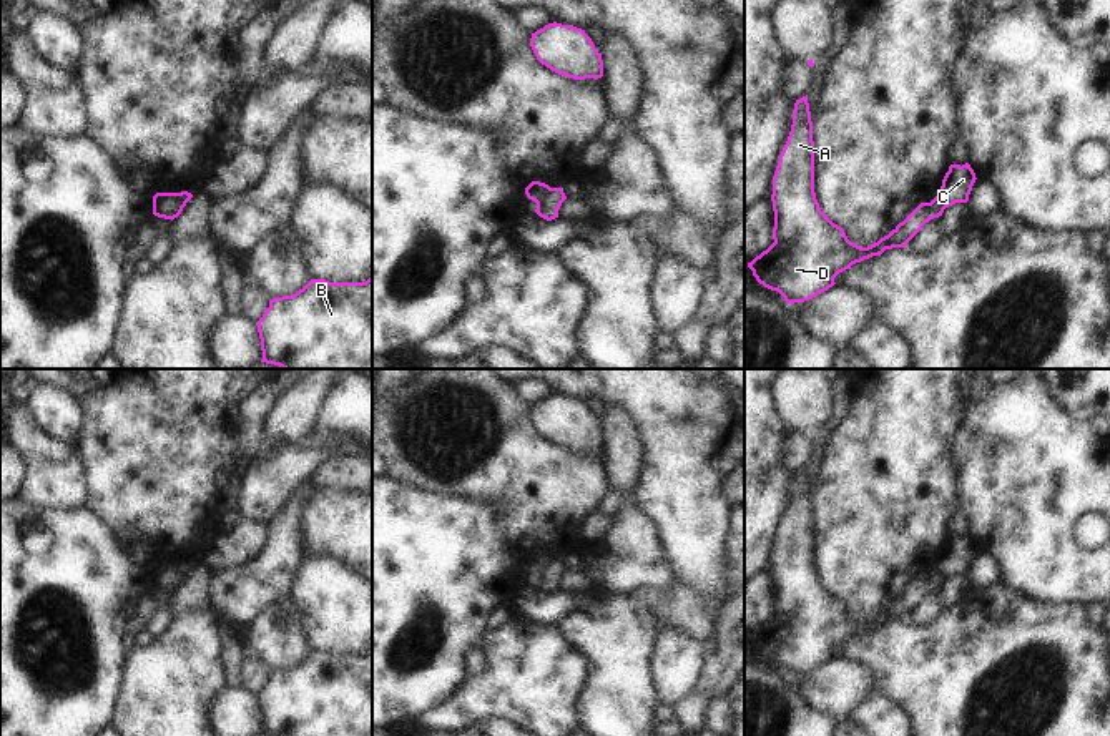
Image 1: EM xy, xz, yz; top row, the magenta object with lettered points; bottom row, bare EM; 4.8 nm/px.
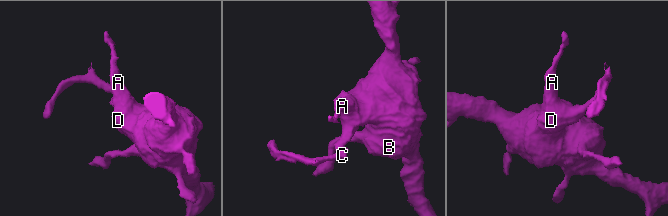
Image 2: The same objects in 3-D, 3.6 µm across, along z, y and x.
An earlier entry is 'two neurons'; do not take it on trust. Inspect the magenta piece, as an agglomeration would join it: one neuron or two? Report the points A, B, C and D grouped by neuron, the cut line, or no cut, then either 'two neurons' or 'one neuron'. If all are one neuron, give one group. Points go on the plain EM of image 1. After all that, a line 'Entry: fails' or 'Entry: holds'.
A B D / C; cut in xz along (550, 560), (535, 574); two neurons
Entry: holds

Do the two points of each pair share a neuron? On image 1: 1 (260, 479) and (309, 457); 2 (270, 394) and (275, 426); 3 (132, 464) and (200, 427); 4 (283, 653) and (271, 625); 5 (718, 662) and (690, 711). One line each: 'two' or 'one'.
1: one
2: two
3: one
4: one
5: one

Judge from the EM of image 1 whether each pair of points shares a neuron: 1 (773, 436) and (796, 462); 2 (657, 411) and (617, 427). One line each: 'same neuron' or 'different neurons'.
1: different neurons
2: different neurons

